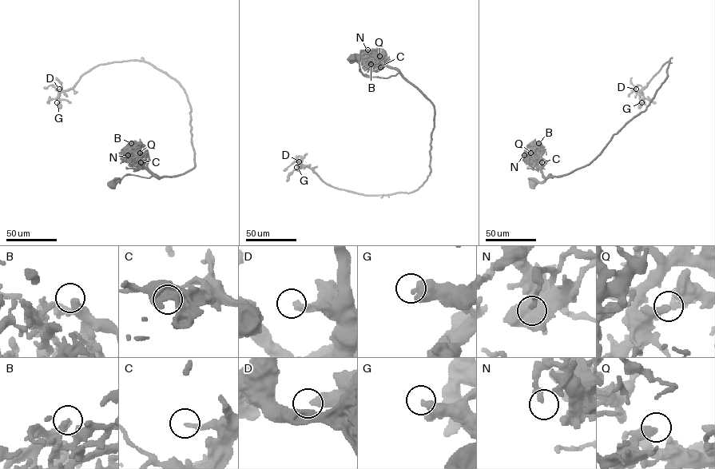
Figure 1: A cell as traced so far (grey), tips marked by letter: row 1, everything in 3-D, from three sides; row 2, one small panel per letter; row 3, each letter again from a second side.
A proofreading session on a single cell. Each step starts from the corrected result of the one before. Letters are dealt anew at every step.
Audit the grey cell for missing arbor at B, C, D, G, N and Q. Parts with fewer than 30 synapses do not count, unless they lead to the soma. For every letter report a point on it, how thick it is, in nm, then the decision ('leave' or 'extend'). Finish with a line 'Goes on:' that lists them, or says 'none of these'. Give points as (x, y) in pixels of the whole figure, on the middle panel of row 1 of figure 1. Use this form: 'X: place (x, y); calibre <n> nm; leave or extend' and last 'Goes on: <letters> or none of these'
B: place (371, 64); calibre 420 nm; leave
C: place (380, 67); calibre 180 nm; leave
D: place (299, 161); calibre 340 nm; leave
G: place (296, 167); calibre 500 nm; leave
N: place (367, 49); calibre 240 nm; leave
Q: place (379, 56); calibre 420 nm; leave
Goes on: none of these

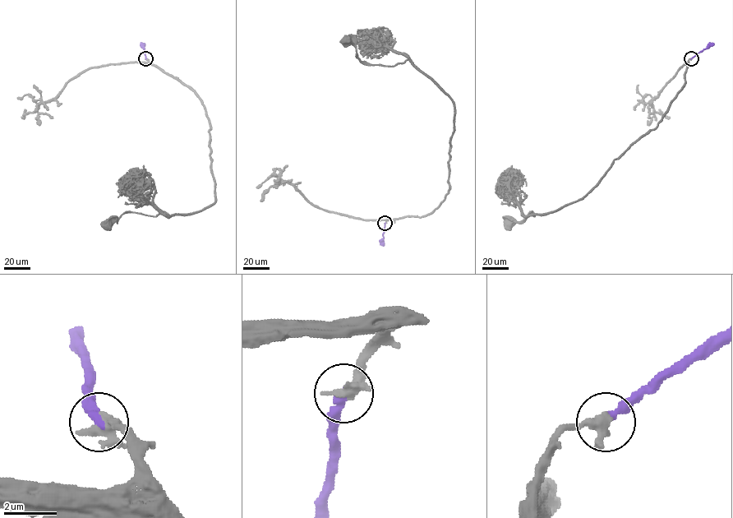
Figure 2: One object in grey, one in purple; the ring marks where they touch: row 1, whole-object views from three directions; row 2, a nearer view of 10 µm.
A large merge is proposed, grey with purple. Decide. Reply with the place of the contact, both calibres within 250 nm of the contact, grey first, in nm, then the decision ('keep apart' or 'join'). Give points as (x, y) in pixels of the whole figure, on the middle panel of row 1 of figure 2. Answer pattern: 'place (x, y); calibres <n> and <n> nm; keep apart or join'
place (384, 223); calibres 400 and 360 nm; join

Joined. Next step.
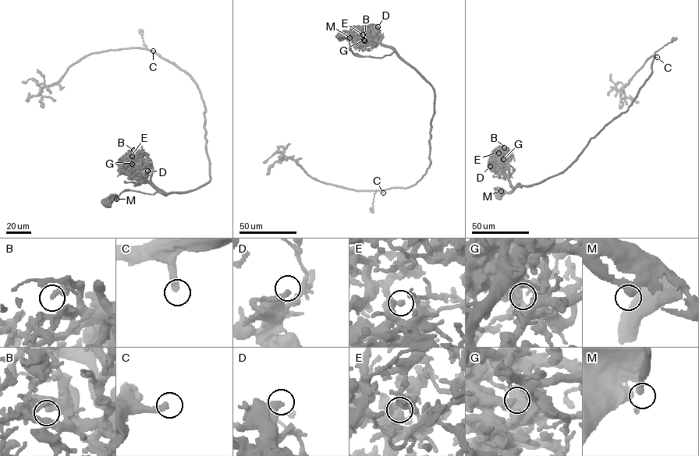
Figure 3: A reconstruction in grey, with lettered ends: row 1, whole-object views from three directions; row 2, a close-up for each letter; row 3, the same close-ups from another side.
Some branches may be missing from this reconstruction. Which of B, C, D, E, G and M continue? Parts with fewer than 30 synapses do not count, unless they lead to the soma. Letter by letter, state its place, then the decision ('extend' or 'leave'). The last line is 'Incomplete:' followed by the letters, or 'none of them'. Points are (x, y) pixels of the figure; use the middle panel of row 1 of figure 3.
B: at (364, 40); leave
C: at (383, 192); extend
D: at (377, 26); leave
E: at (363, 34); leave
G: at (363, 40); leave
M: at (349, 37); leave
Incomplete: C

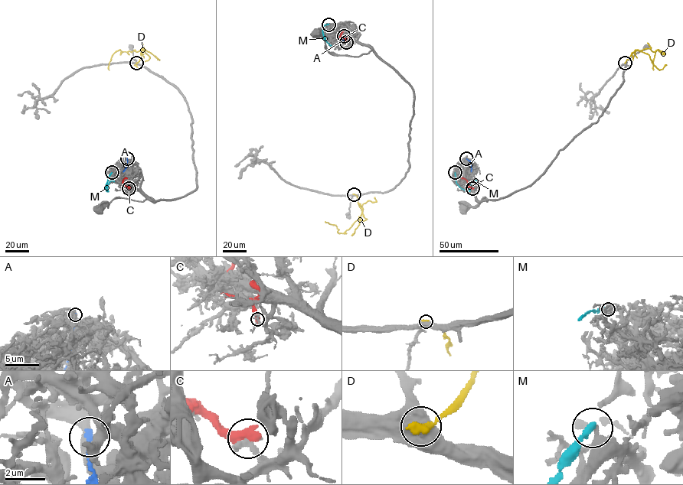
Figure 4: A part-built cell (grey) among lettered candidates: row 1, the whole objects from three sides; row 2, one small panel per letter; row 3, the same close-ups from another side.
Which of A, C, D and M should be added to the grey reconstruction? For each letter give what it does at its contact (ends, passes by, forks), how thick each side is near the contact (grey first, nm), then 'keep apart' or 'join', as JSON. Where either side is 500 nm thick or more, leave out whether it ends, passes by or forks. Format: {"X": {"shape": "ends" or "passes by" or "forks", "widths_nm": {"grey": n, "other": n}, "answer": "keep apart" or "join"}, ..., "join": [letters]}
{"A": {"shape": "ends", "widths_nm": {"grey": 420, "other": 240}, "answer": "keep apart"}, "C": {"widths_nm": {"grey": 400, "other": 600}, "answer": "keep apart"}, "D": {"widths_nm": {"grey": 650, "other": 400}, "answer": "keep apart"}, "M": {"shape": "ends", "widths_nm": {"grey": 440, "other": 320}, "answer": "keep apart"}, "join": []}

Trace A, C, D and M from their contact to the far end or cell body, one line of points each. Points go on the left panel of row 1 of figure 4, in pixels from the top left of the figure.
A: (127, 158), (122, 171)
C: (129, 188), (123, 184), (123, 180), (127, 178)
D: (136, 63), (144, 49), (120, 54), (119, 50), (112, 54), (109, 69)
M: (112, 172), (106, 184), (106, 191), (107, 185), (110, 180), (114, 181)

